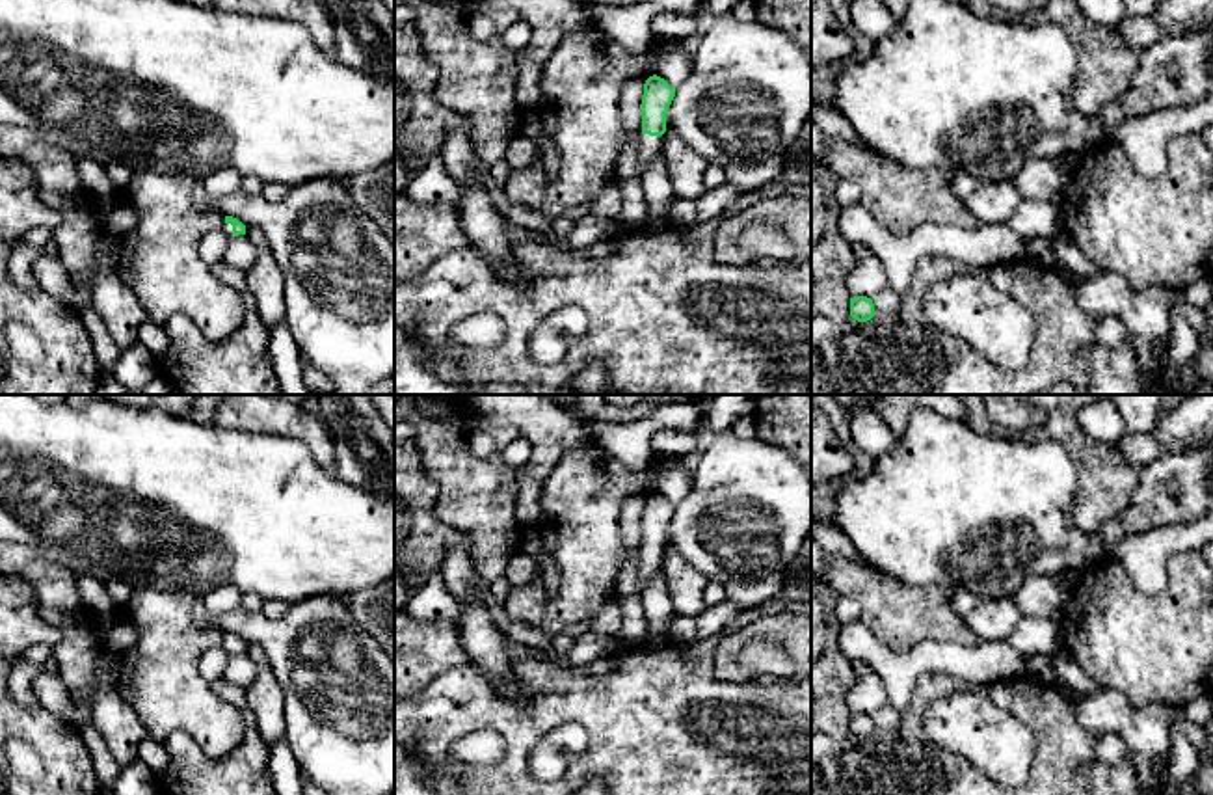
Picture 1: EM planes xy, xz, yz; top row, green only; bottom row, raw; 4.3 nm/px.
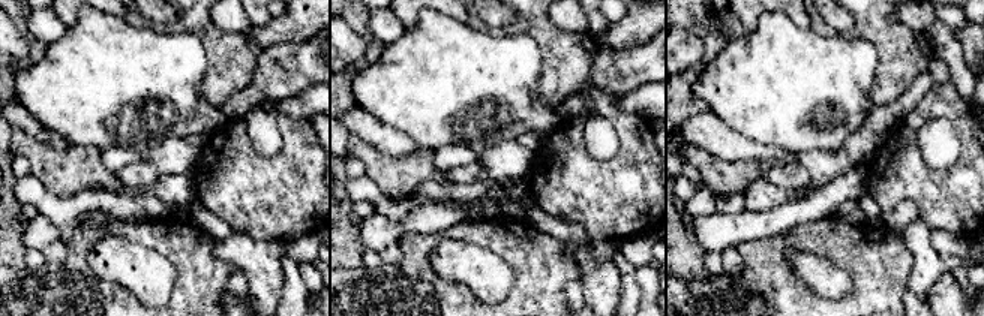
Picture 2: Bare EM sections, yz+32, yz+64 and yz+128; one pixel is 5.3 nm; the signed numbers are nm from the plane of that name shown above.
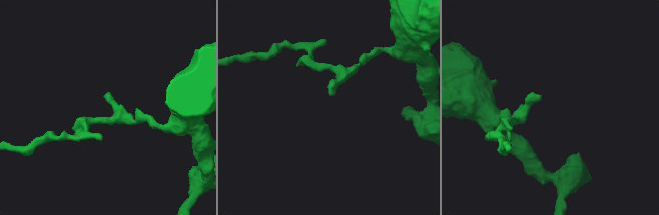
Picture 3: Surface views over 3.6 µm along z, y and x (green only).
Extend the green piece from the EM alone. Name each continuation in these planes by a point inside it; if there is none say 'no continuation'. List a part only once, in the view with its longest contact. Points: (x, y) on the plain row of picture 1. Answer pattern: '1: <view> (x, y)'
1: xz (650, 565)

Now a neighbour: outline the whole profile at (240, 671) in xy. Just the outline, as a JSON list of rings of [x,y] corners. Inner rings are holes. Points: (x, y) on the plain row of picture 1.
[[[246,652],[231,654],[223,680],[234,687],[247,689],[257,678],[257,667]]]

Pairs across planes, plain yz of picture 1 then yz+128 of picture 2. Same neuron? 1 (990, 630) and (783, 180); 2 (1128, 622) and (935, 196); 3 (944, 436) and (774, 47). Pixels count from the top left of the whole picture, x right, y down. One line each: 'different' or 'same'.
1: same
2: same
3: same

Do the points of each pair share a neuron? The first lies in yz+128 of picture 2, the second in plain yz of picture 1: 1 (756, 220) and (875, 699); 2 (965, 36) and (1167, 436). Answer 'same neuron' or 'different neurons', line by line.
1: same neuron
2: same neuron

